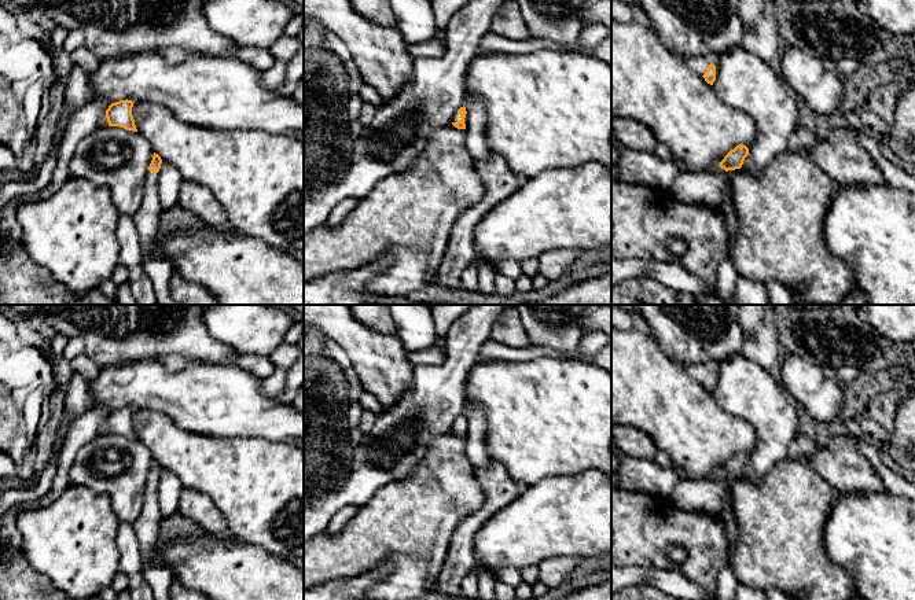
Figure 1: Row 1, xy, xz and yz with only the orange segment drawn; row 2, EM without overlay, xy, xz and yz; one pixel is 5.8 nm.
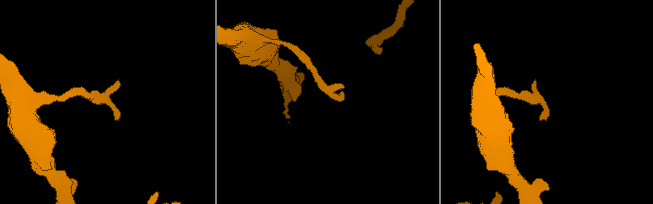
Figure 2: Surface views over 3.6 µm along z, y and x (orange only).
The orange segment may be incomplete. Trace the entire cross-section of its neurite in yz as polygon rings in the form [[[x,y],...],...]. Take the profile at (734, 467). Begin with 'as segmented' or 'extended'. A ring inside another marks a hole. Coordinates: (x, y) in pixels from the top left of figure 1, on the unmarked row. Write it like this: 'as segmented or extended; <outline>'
extended; [[[739,452],[734,457],[731,457],[720,470],[720,475],[727,479],[725,486],[728,493],[724,501],[724,507],[716,516],[724,524],[728,548],[734,546],[738,541],[738,526],[734,514],[732,489],[739,482],[739,476],[742,475],[743,468],[747,463],[749,456],[743,452]]]

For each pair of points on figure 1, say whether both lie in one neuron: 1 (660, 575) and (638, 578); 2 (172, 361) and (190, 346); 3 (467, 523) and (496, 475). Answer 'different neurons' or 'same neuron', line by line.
1: same neuron
2: different neurons
3: same neuron

